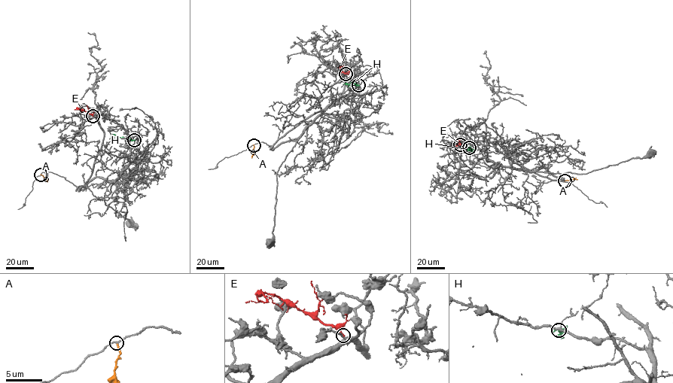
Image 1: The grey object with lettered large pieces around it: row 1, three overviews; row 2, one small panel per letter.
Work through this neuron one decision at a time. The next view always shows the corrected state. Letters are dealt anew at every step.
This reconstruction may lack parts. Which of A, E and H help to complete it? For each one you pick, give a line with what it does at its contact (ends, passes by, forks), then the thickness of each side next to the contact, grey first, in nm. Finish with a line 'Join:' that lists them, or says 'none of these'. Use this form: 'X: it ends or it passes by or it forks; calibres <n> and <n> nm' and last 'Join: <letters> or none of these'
Join: none of these

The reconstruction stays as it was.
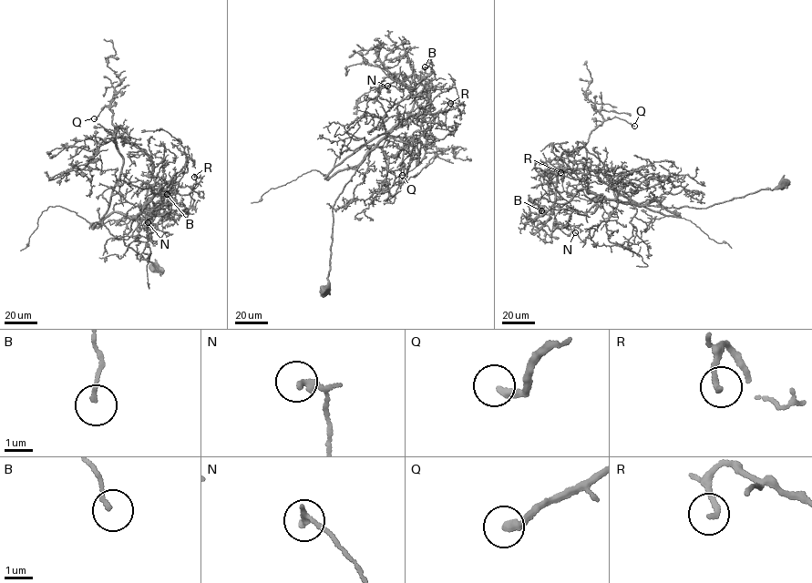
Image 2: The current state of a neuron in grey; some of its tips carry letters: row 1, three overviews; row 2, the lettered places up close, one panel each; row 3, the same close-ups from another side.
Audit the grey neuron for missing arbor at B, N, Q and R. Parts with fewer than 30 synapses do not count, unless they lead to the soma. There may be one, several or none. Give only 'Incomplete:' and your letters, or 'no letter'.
Incomplete: Q

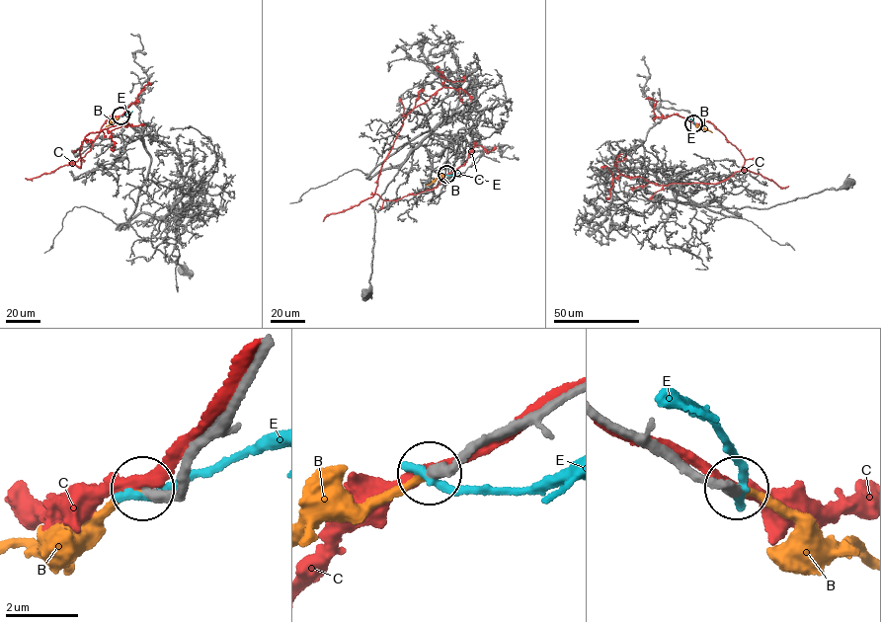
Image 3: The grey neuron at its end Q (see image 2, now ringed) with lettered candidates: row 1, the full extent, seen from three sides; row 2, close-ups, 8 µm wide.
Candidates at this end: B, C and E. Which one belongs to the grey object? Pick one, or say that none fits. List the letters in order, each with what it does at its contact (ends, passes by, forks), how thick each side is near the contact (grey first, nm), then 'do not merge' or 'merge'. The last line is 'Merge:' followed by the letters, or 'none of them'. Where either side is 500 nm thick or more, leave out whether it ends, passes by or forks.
B: it ends there; 300 nm thick on the grey side, 200 nm on the other; merge
C: it passes by; 320 nm thick on the grey side, 280 nm on the other; do not merge
E: it ends there; 320 nm thick on the grey side, 300 nm on the other; do not merge
Merge: B

